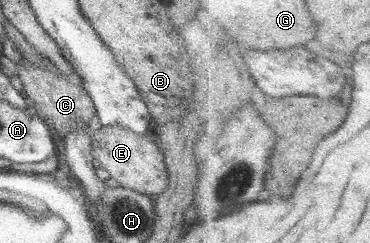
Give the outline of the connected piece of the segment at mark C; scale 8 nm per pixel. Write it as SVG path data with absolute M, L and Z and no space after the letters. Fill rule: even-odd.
M28 57L23 61L24 63L17 63L18 77L23 84L22 91L25 91L24 94L28 97L30 105L49 129L55 129L57 135L64 139L68 133L75 132L75 128L87 130L95 126L96 111L93 100L81 85L68 84L65 76L37 68Z

